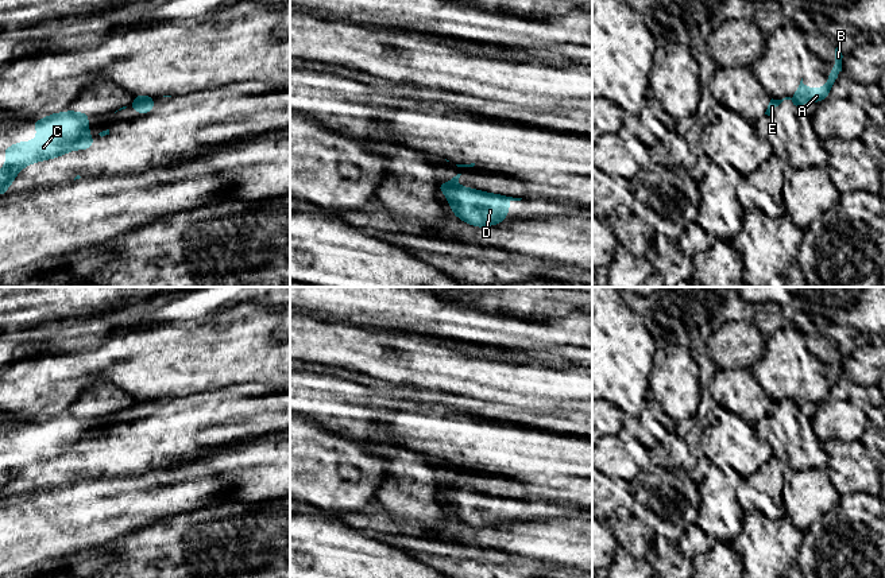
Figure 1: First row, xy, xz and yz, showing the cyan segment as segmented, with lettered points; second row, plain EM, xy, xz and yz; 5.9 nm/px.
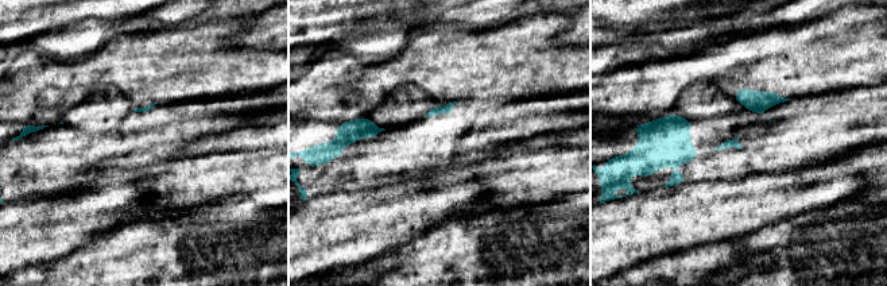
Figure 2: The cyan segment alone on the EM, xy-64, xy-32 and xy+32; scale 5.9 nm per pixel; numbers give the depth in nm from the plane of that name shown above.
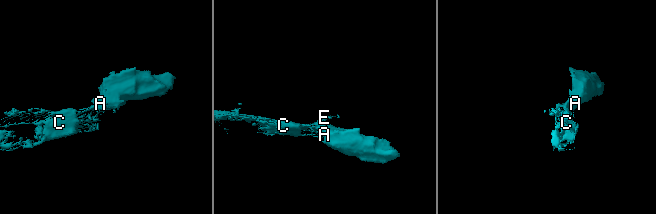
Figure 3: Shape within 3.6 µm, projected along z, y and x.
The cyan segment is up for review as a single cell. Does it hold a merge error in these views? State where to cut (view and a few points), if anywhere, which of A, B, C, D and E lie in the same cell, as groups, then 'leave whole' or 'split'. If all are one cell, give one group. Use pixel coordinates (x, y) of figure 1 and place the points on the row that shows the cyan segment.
yz (792, 99), (800, 105) | A B D / C E | split

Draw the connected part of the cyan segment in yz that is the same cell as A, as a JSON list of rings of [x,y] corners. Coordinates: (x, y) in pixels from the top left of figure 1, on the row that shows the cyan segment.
[[[836,47],[835,49],[835,65],[831,73],[828,74],[828,78],[824,86],[822,89],[811,89],[803,84],[803,78],[801,78],[800,85],[793,96],[793,101],[800,106],[808,101],[813,101],[818,104],[822,100],[824,100],[828,94],[831,94],[831,86],[834,82],[838,81],[836,77],[842,71],[842,58],[843,55]]]

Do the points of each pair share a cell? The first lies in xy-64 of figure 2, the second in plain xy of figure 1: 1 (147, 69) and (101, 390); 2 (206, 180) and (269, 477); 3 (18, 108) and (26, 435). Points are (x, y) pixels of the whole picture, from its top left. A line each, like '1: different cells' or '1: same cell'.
1: different cells
2: same cell
3: different cells

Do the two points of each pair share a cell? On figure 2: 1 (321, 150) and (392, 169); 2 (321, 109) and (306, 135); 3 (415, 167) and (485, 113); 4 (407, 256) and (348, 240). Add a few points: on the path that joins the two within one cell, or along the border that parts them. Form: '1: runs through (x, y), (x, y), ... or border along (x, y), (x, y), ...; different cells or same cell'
1: runs through (339, 150), (375, 151); same cell
2: border along (302, 119), (328, 123); different cells
3: runs through (433, 150), (454, 128), (468, 124); same cell
4: border along (414, 238), (356, 263); different cells

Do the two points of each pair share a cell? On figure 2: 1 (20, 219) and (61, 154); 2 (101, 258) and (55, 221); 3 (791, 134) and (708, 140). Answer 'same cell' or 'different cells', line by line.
1: different cells
2: different cells
3: same cell

